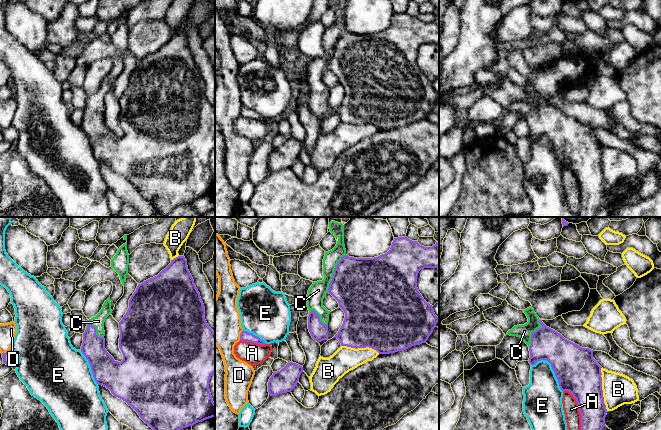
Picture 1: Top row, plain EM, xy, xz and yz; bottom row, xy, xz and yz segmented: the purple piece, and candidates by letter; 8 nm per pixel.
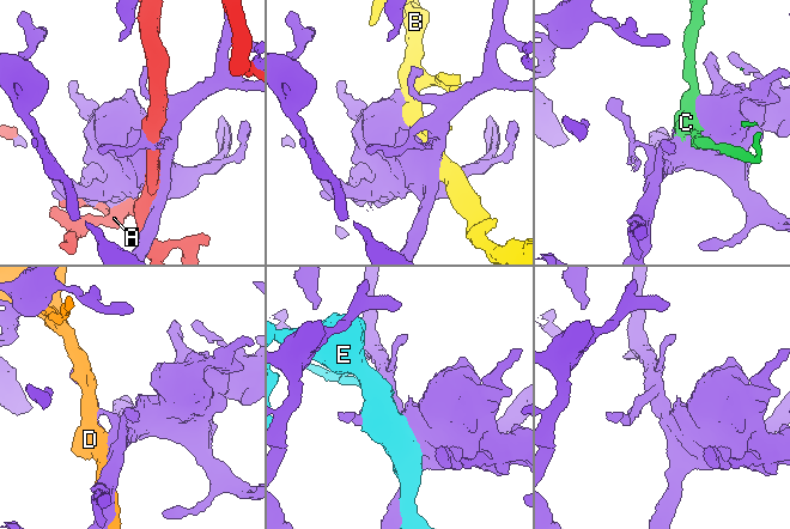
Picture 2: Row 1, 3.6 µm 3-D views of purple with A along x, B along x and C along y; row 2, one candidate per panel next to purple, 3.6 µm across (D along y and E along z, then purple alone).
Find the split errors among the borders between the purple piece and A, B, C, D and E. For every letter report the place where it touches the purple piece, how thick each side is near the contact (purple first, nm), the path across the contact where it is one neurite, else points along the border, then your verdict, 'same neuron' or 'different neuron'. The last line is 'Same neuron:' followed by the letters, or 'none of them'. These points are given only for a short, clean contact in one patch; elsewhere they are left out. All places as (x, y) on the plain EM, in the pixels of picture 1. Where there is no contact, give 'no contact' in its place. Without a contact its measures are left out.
A: contact yz (580, 189); calibres 280 and 130 nm; different neuron
B: contact yz (601, 165); calibres 340 and 260 nm; different neuron
C: contact xz (334, 49); calibres 460 and 140 nm; same neuron
D: contact xz (240, 111); calibres 80 and 360 nm; different neuron
E: contact yz (552, 144); calibres 340 and 300 nm; different neuron
Same neuron: C

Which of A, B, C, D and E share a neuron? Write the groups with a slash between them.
A / B / C / D / E

